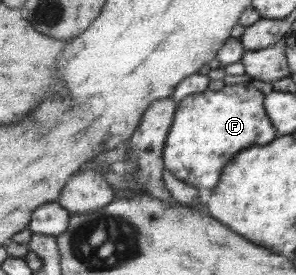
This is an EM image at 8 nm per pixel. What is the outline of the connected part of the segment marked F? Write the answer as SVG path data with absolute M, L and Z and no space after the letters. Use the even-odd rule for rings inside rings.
M252 83L225 85L219 91L207 88L199 94L185 96L177 104L177 110L174 112L174 124L170 127L169 138L166 139L163 153L165 167L175 178L204 193L218 186L218 183L221 182L222 172L231 158L255 144L263 146L263 144L273 143L279 136L273 122L267 118L267 114L263 114L263 94Z

